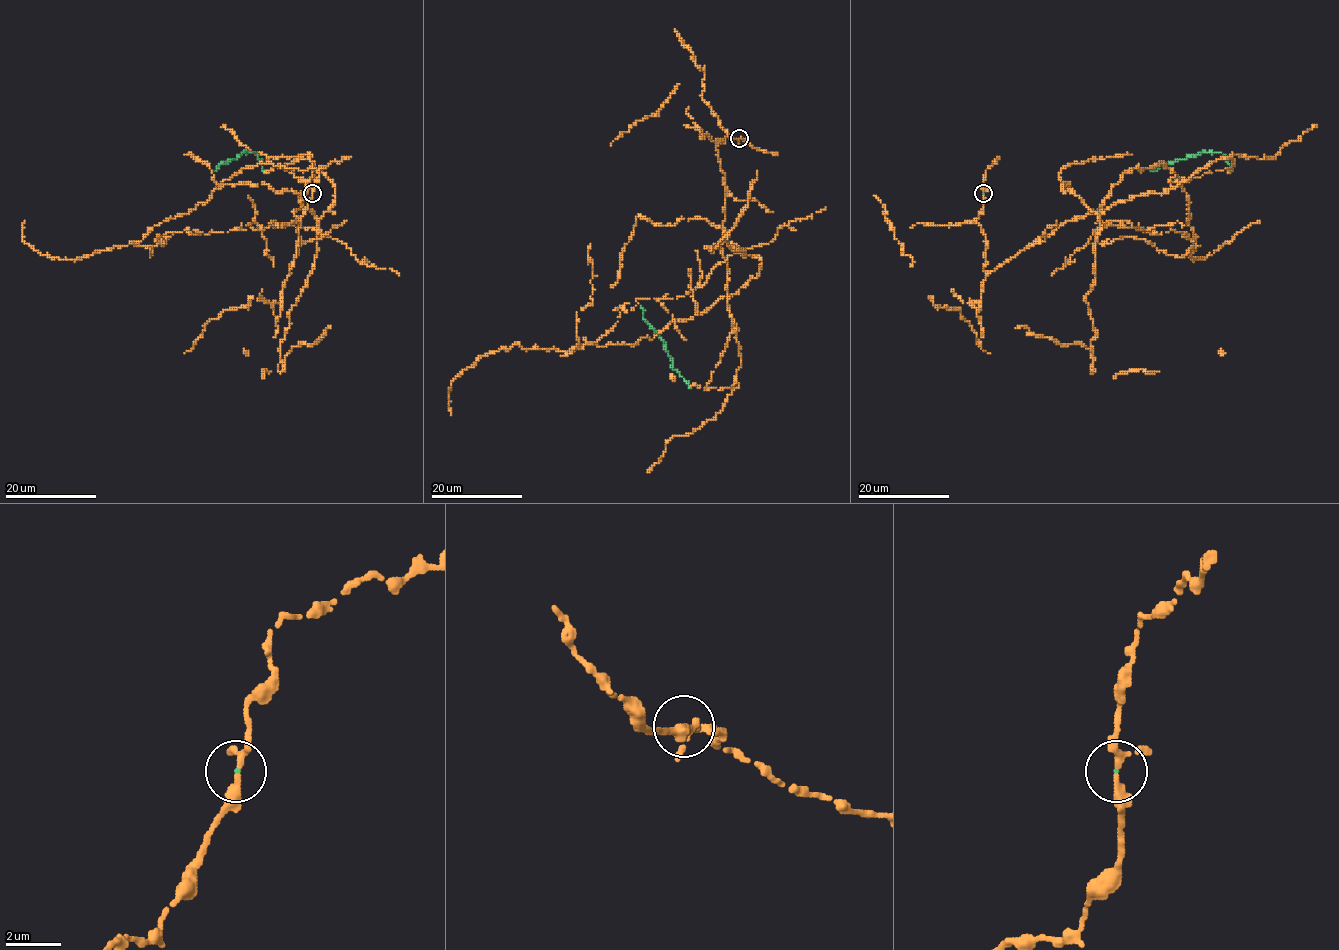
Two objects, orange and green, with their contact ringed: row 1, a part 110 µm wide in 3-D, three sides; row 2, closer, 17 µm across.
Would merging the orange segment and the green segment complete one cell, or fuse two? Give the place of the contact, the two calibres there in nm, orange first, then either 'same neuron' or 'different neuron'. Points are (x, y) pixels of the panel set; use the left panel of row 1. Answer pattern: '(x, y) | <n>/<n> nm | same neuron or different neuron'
(312, 193) | 220/70 nm | different neuron

